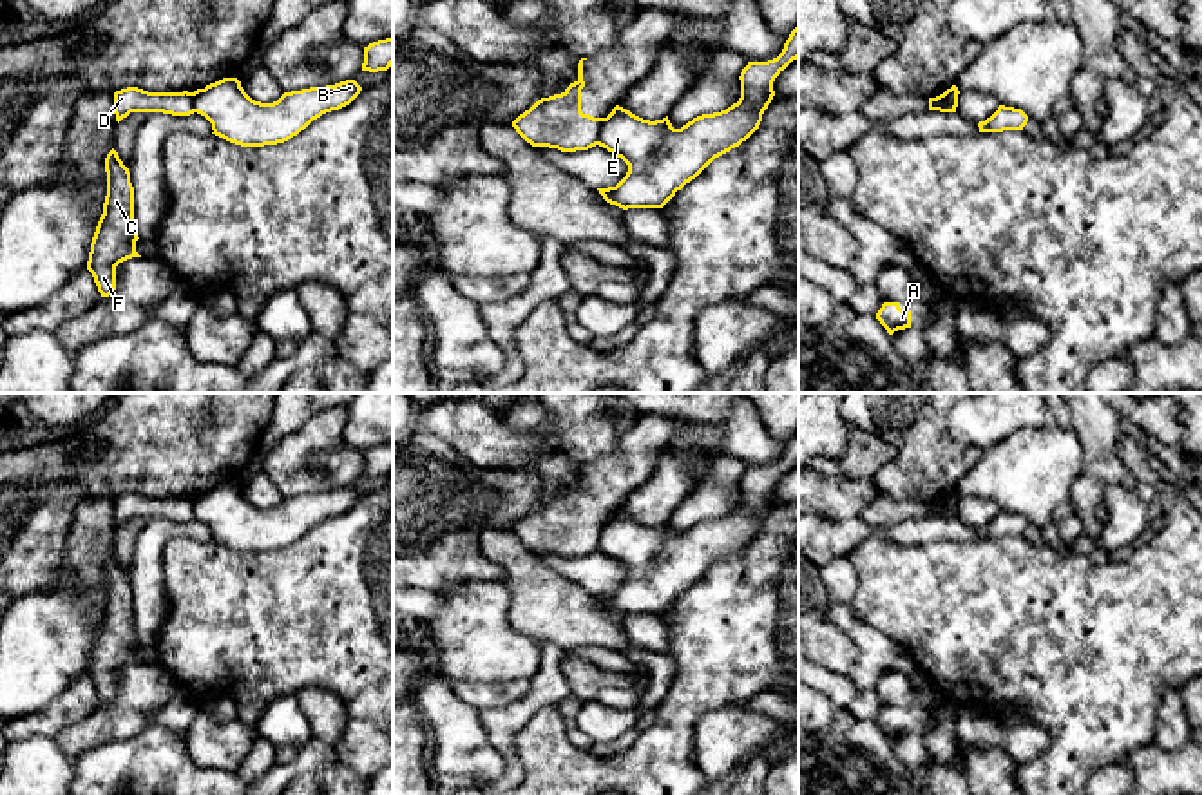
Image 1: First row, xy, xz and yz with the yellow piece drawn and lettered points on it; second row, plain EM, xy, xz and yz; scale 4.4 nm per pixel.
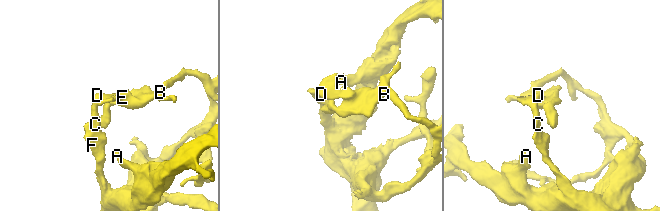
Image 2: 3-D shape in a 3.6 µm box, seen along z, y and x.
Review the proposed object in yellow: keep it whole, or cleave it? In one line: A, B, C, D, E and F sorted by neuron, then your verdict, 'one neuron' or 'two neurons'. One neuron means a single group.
A C D F / B E; two neurons

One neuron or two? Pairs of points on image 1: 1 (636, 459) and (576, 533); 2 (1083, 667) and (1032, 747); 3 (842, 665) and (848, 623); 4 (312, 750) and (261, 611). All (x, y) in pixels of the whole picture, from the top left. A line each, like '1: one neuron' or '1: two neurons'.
1: one neuron
2: two neurons
3: two neurons
4: two neurons

